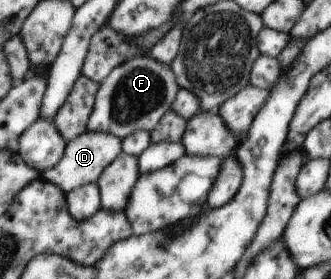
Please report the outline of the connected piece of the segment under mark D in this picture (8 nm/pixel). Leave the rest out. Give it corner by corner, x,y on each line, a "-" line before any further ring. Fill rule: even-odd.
83,131
78,137
66,142
63,156
51,169
41,172
41,179
57,185
64,193
83,184
95,182
102,170
122,151
121,140
111,133

